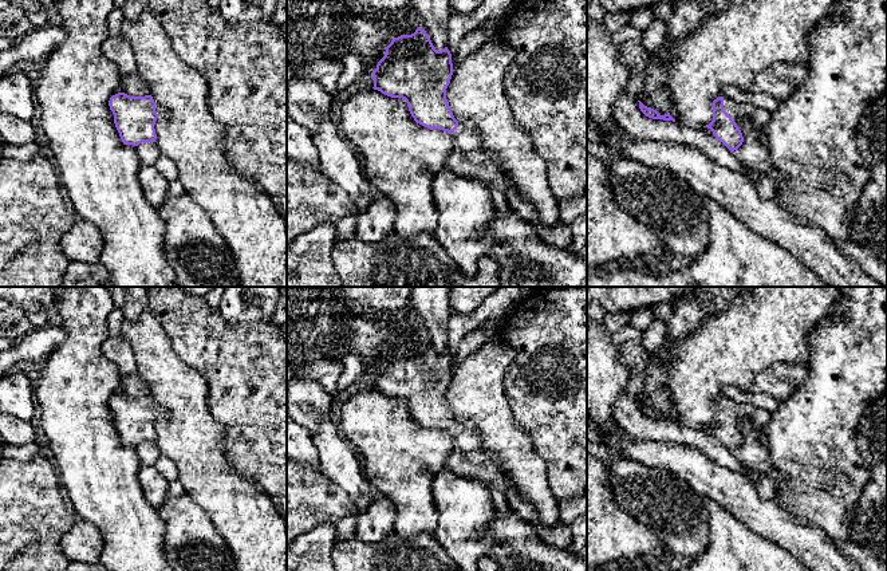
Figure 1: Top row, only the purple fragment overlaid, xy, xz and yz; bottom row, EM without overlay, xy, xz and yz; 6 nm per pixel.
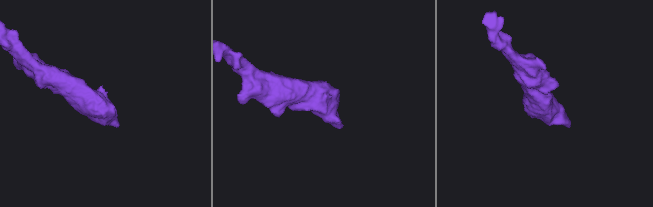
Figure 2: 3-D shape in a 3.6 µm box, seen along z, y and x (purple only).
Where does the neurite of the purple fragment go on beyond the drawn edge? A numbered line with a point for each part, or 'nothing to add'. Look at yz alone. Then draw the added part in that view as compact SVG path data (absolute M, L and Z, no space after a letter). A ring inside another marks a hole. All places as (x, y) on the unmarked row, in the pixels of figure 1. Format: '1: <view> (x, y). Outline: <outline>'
1: yz (736, 410). Outline: M724 398L724 410L737 424L741 417L750 417L756 426L756 434L762 434L762 428L768 421L768 414L760 409L753 409L746 403L737 403L732 399Z

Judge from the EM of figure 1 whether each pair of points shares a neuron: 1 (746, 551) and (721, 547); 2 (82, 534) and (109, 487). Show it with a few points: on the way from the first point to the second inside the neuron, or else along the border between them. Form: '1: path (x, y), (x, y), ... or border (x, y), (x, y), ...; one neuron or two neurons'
1: path (740, 552), (728, 552); one neuron
2: border (78, 518), (90, 522), (97, 528), (103, 550); two neurons

